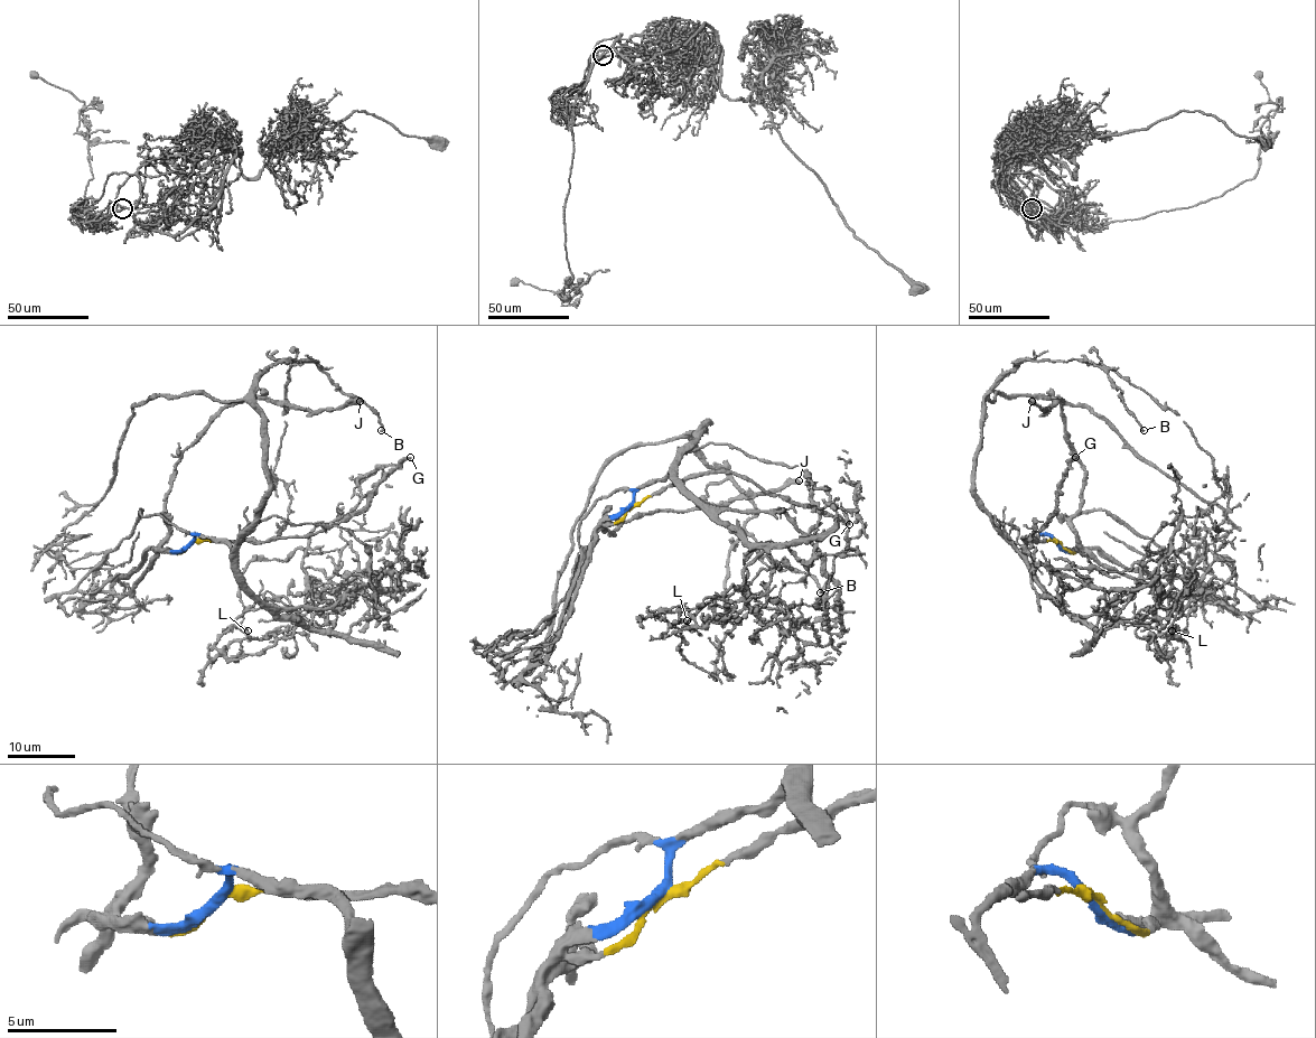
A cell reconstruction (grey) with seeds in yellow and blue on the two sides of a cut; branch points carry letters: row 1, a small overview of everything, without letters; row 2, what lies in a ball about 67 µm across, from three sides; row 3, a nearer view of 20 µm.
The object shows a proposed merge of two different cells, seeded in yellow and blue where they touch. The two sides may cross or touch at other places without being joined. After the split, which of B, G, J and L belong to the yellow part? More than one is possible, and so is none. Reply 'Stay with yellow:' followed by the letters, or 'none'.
Stay with yellow: G, J

